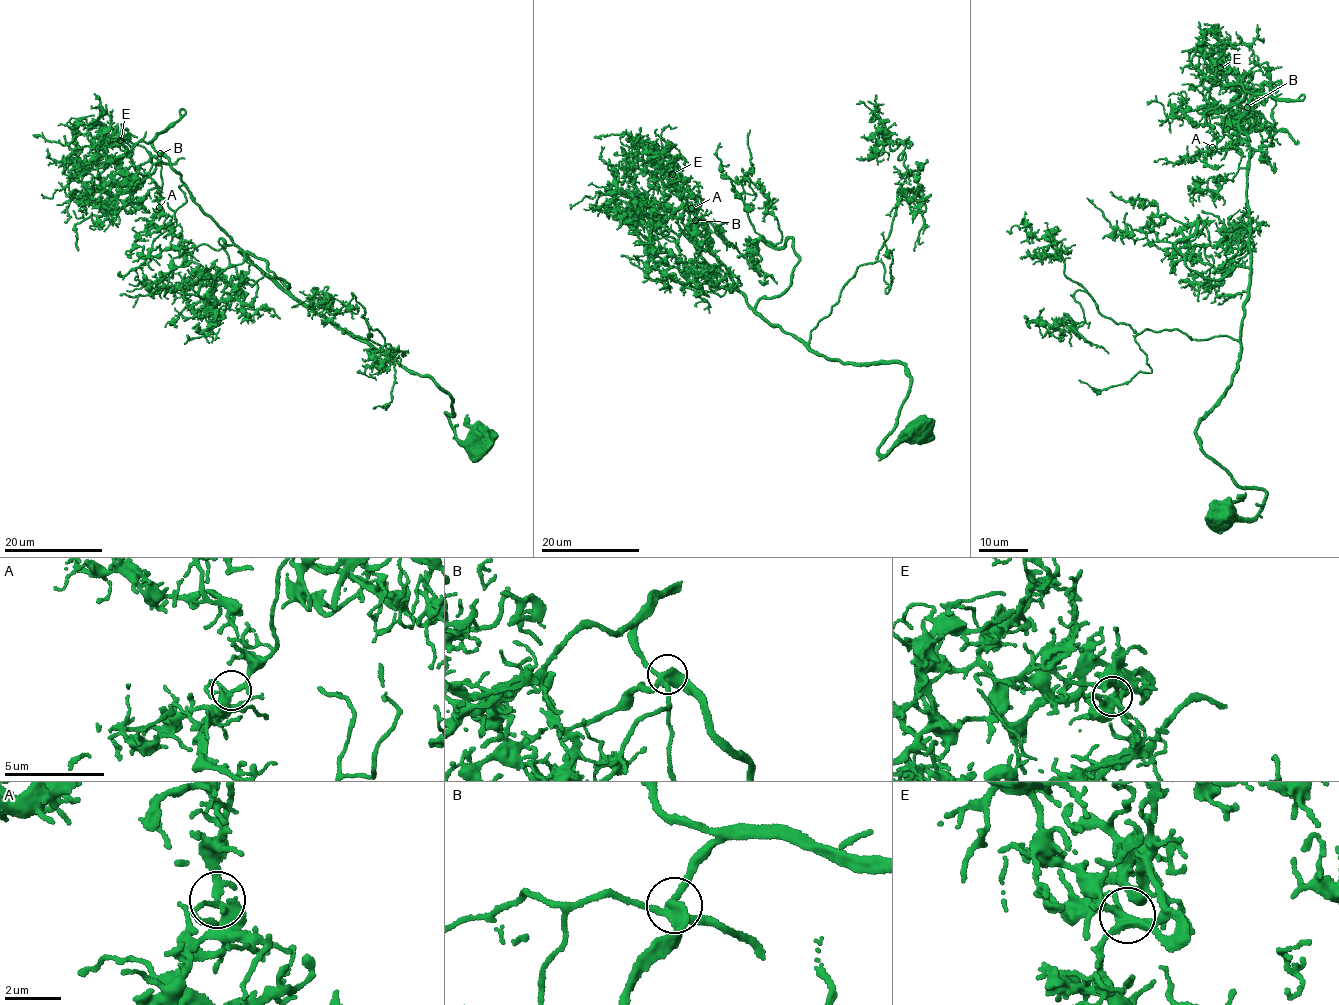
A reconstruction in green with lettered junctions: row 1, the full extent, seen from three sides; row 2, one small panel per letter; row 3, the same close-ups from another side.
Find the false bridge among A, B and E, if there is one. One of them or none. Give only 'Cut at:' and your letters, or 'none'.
Cut at: none

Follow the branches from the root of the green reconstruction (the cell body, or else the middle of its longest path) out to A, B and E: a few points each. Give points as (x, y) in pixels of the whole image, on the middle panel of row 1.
A: (921, 430), (881, 455), (909, 390), (904, 365), (826, 358), (756, 314), (691, 208)
B: (921, 430), (881, 455), (909, 390), (904, 365), (826, 358), (768, 323), (712, 255), (706, 222), (696, 221)
E: (921, 430), (880, 454), (909, 390), (904, 365), (826, 358), (756, 314), (672, 174)

